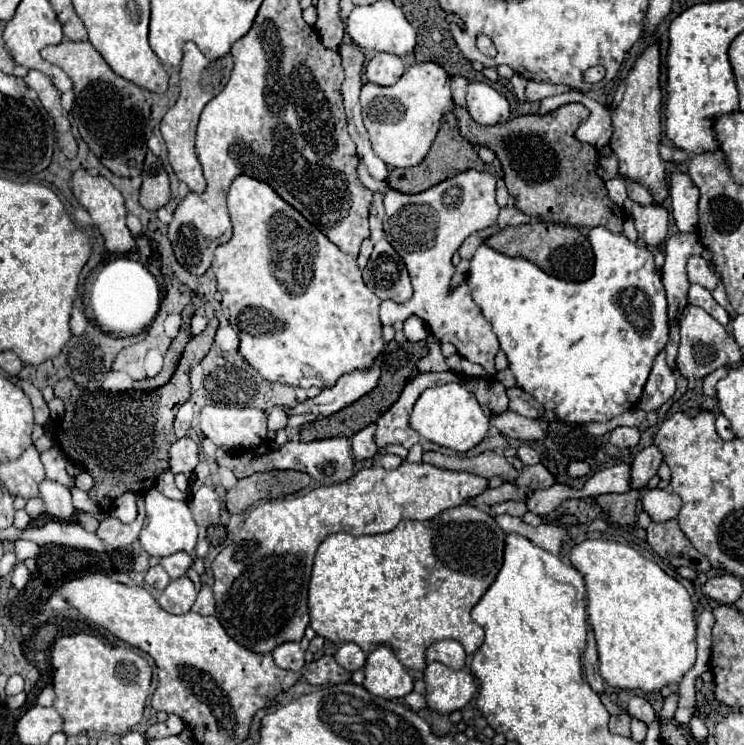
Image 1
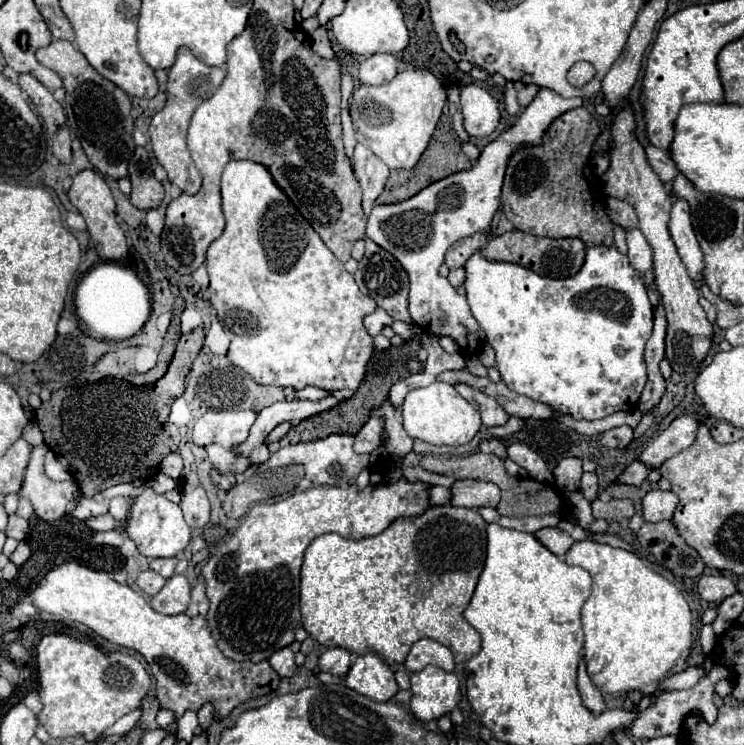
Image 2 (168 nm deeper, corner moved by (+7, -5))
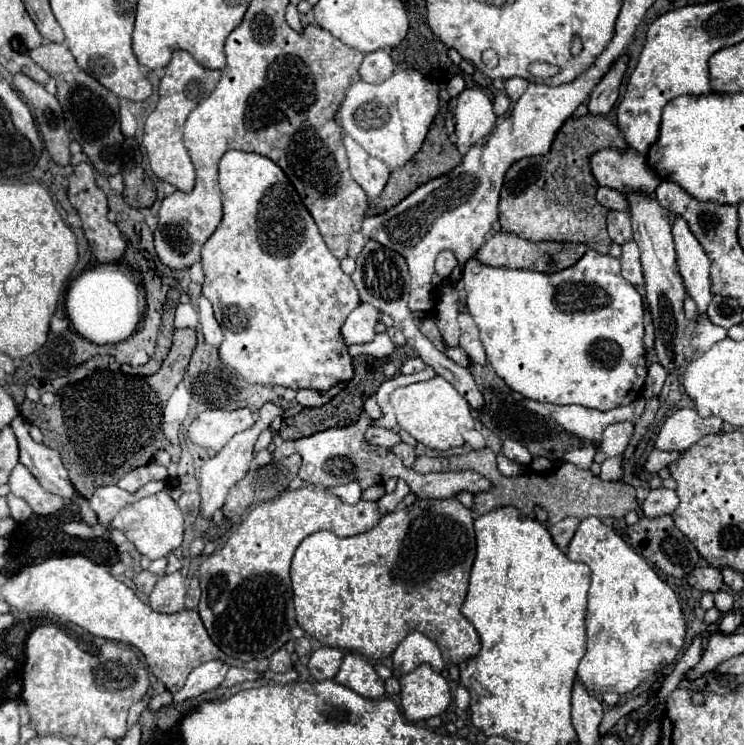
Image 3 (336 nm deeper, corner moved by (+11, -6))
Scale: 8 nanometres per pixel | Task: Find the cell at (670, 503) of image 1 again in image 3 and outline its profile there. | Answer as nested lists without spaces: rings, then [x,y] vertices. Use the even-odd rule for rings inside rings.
[[[658,487],[652,489],[650,495],[642,503],[642,511],[646,517],[660,517],[670,515],[678,507],[678,495],[672,489]]]

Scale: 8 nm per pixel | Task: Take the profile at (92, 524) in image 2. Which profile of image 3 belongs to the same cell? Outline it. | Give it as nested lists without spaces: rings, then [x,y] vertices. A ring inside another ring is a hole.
[[[160,491],[156,495],[144,497],[128,507],[124,507],[112,521],[114,529],[120,529],[132,543],[134,547],[148,559],[160,559],[166,557],[170,551],[178,549],[182,543],[182,533],[184,533],[184,517],[174,499]]]

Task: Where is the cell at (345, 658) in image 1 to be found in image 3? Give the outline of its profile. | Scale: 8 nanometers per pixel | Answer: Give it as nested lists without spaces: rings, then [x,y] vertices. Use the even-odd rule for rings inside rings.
[[[320,647],[310,655],[308,661],[308,671],[316,681],[324,681],[324,679],[334,679],[334,675],[340,669],[340,649],[334,647]]]

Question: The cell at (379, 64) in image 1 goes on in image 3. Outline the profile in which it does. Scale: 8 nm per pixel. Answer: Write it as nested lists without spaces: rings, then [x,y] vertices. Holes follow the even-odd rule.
[[[378,49],[364,55],[364,61],[360,65],[360,77],[368,83],[382,83],[394,73],[394,61],[388,55],[388,51]]]

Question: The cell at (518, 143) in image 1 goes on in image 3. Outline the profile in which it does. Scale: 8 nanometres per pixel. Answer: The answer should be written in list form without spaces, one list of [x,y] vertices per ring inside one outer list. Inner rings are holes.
[[[584,115],[580,119],[568,119],[564,127],[558,131],[550,153],[542,157],[526,157],[516,161],[504,179],[504,187],[500,193],[500,225],[502,231],[514,233],[528,241],[574,241],[584,243],[588,249],[594,249],[598,253],[610,251],[610,237],[606,231],[606,215],[610,209],[602,207],[596,201],[596,189],[598,183],[590,171],[590,157],[600,149],[616,149],[624,151],[628,147],[624,135],[616,125],[612,125],[604,117],[596,115]]]

